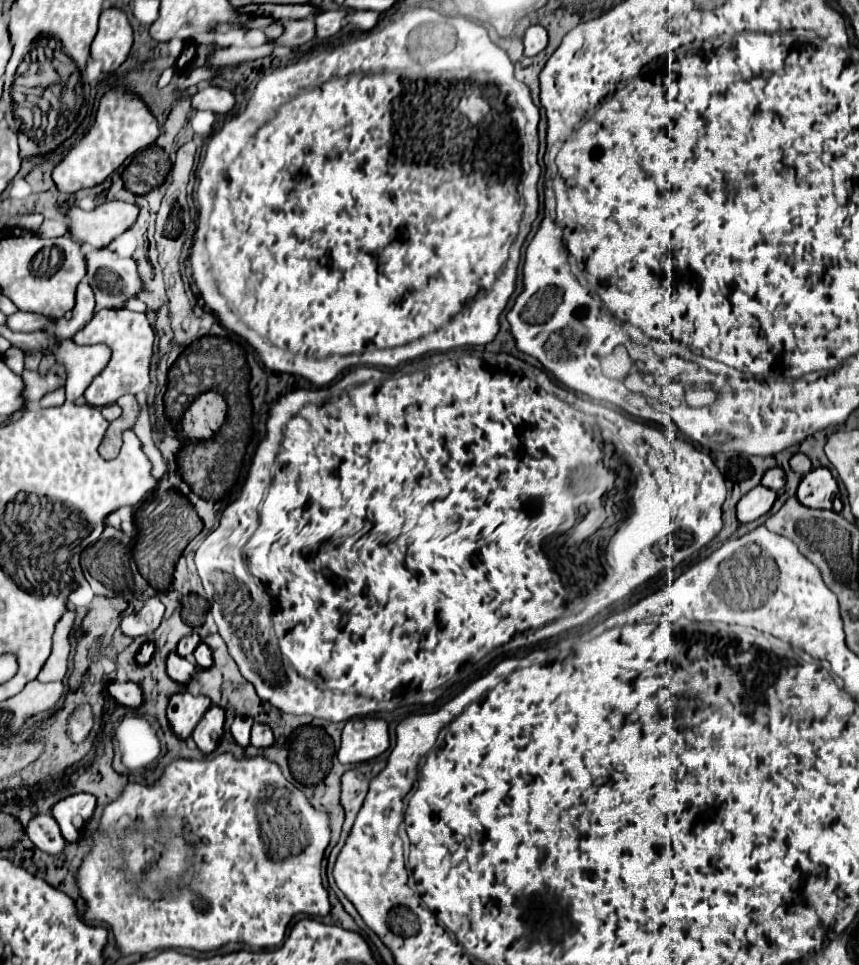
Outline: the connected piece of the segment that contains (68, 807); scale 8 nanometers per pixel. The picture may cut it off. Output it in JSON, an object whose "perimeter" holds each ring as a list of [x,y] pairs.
{"perimeter":[[[77,793],[77,795],[71,795],[71,797],[63,799],[63,801],[59,801],[51,809],[51,815],[57,819],[57,823],[61,827],[61,833],[63,833],[63,837],[69,843],[81,841],[81,835],[75,829],[73,819],[75,817],[91,819],[93,817],[93,811],[95,811],[95,805],[97,805],[97,799],[93,795],[89,795],[89,793]]]}

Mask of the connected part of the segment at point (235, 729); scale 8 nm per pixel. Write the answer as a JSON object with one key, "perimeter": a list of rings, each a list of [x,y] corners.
{"perimeter":[[[235,717],[233,725],[231,725],[231,735],[233,735],[233,739],[235,739],[235,743],[239,747],[247,747],[249,745],[251,725],[253,725],[253,719],[249,719],[249,717]]]}

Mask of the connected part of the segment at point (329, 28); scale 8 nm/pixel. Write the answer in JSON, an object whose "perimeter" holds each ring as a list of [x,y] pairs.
{"perimeter":[[[337,9],[337,11],[325,11],[319,13],[315,17],[315,25],[317,25],[317,39],[329,39],[333,35],[337,35],[343,29],[343,21],[347,17],[345,9]]]}

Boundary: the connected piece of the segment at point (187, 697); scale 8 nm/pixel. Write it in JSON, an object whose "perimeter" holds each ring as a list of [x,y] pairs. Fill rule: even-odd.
{"perimeter":[[[177,693],[171,697],[167,707],[167,719],[171,725],[171,731],[179,739],[191,737],[195,725],[205,715],[205,709],[211,707],[211,701],[207,697],[193,697],[191,693]]]}

